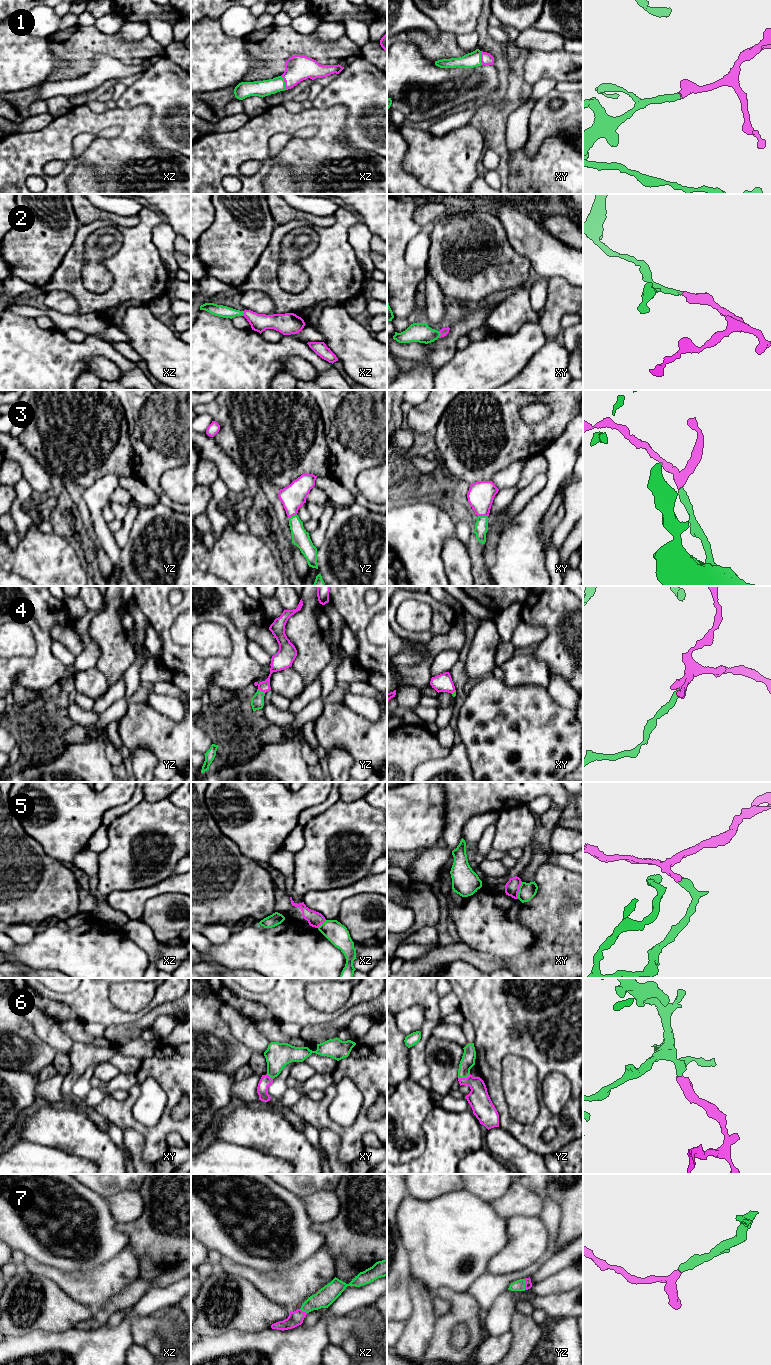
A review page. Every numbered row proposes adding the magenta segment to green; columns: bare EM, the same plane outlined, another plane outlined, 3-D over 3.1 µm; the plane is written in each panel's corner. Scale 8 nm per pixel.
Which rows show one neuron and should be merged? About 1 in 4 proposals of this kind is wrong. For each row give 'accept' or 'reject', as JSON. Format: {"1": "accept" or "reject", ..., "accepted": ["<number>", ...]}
{"1": "accept", "2": "accept", "3": "accept", "4": "accept", "5": "reject", "6": "accept", "7": "accept", "accepted": ["1", "2", "3", "4", "6", "7"]}

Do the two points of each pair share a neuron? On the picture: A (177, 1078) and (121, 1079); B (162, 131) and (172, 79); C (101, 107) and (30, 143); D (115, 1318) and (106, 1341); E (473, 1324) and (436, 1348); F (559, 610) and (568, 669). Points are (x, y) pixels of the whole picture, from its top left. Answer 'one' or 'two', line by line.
A: two
B: one
C: two
D: two
E: one
F: one

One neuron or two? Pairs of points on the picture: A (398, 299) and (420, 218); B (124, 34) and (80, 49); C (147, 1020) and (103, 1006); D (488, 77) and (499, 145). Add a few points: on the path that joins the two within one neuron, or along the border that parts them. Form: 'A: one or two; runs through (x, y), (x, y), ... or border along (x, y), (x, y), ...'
A: two; border along (417, 206), (413, 220), (421, 228)
B: two; border along (112, 35), (126, 41), (140, 41)
C: two; border along (159, 1005), (132, 1021), (116, 1024)
D: two; border along (496, 69), (498, 86), (484, 97)

